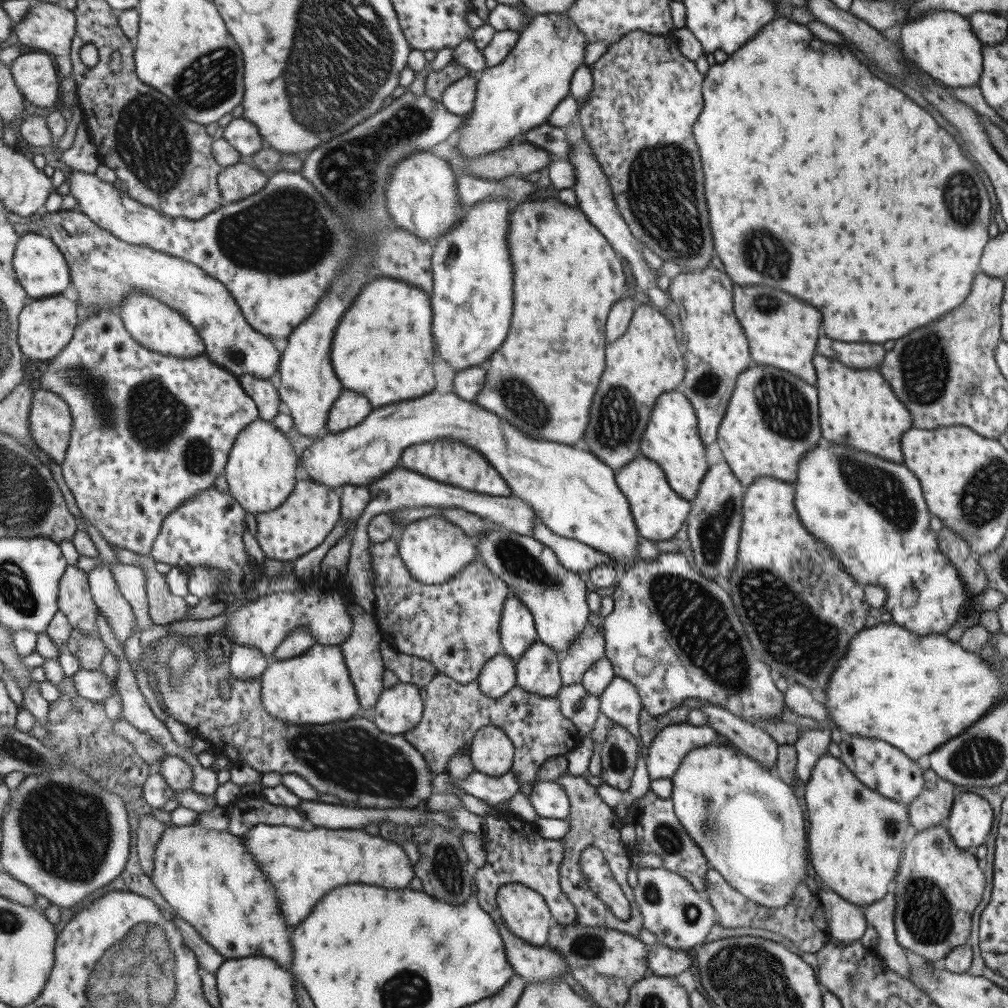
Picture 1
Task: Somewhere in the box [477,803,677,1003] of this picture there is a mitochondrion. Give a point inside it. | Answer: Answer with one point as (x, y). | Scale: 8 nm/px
(585, 946)

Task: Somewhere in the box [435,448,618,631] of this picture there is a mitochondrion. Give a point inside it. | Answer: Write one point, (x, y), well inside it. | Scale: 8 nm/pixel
(514, 557)

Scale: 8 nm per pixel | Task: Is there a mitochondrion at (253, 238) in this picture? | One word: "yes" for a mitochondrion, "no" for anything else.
yes

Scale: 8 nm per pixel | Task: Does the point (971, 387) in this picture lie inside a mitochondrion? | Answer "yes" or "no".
yes

